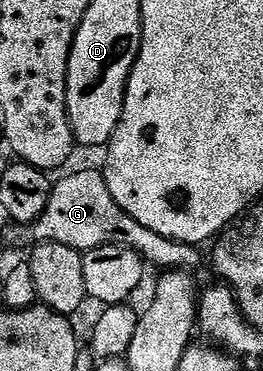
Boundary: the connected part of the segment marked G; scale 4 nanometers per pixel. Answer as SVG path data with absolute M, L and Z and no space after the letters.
M103 170L76 171L65 179L56 179L52 184L50 199L46 209L27 228L28 235L36 243L57 243L78 252L89 251L107 243L117 243L138 252L145 264L152 263L159 269L183 269L195 272L200 263L199 246L183 243L177 239L167 239L134 221L114 201L104 180Z

